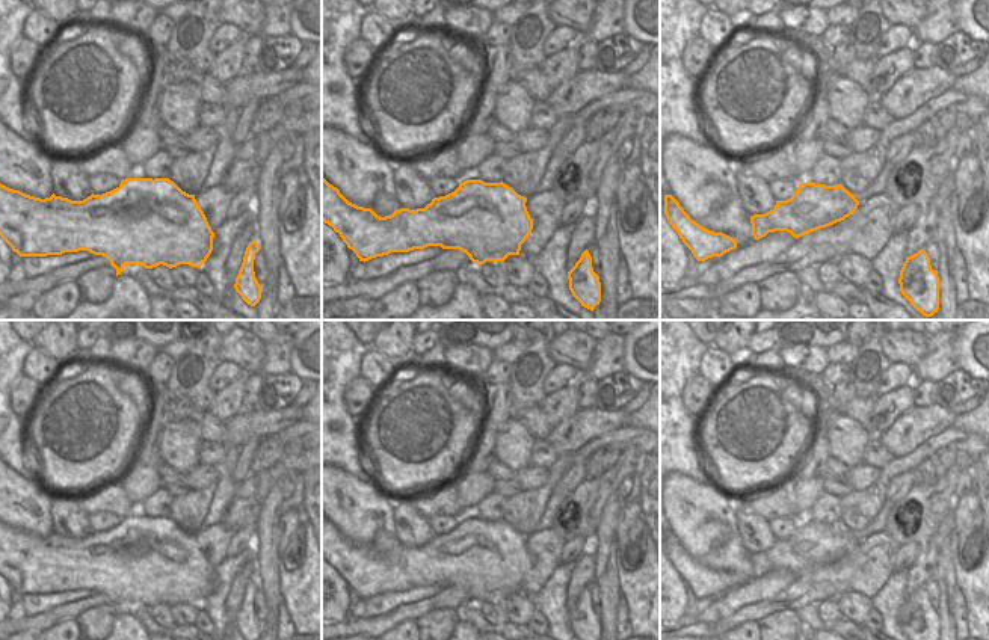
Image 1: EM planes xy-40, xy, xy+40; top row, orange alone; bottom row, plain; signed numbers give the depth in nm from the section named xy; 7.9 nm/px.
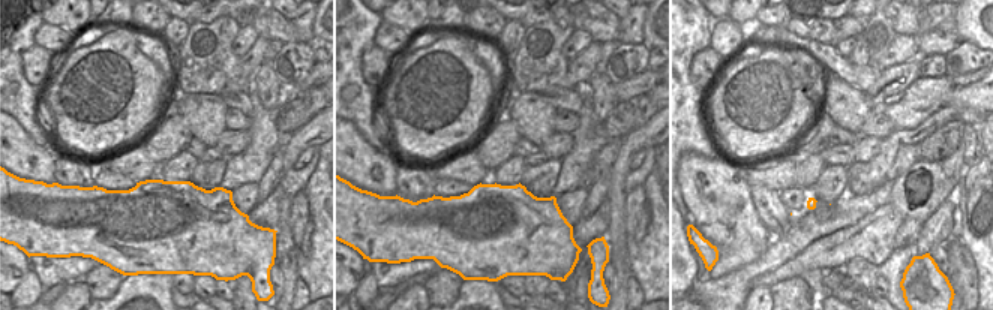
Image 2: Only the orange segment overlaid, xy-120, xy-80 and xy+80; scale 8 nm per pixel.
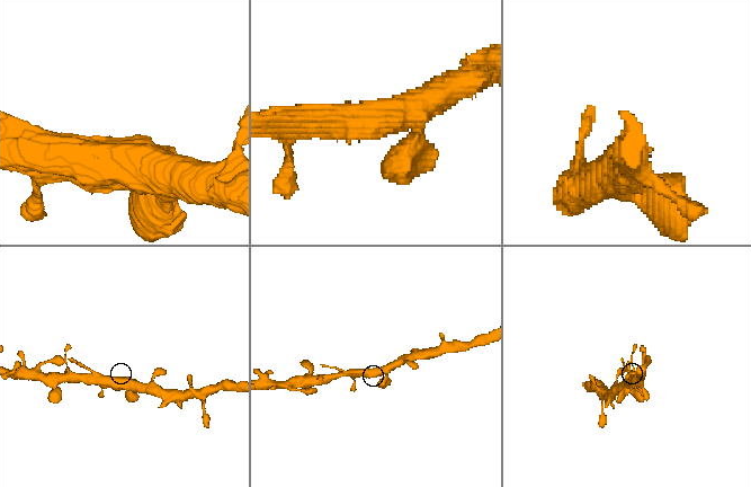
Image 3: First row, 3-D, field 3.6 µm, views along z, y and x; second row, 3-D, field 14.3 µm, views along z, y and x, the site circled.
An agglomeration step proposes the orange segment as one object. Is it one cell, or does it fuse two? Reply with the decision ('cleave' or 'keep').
keep

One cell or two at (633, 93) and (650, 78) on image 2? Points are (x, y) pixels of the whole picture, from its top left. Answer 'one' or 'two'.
one

